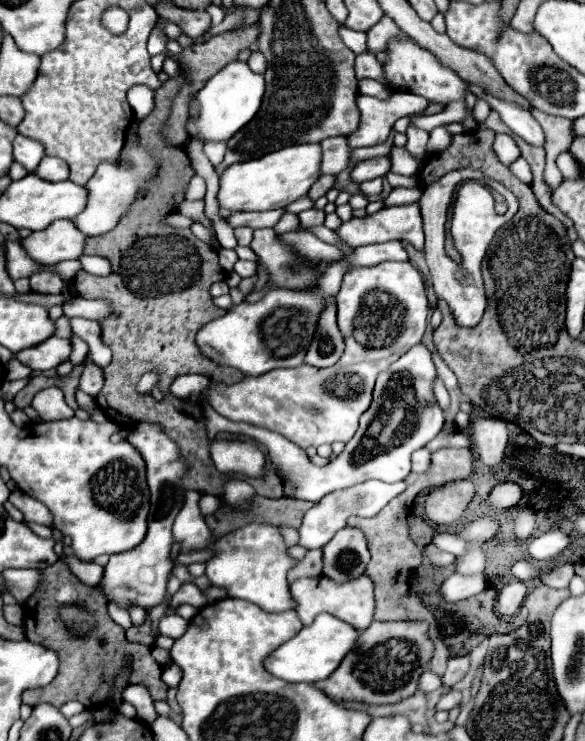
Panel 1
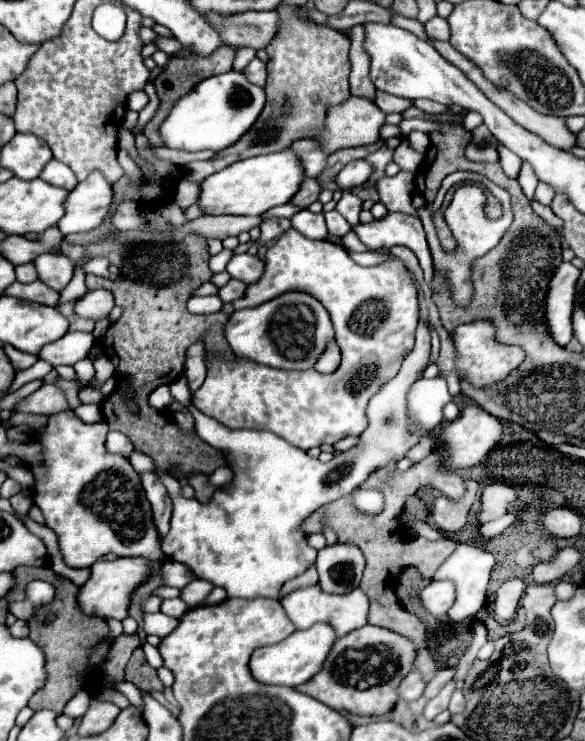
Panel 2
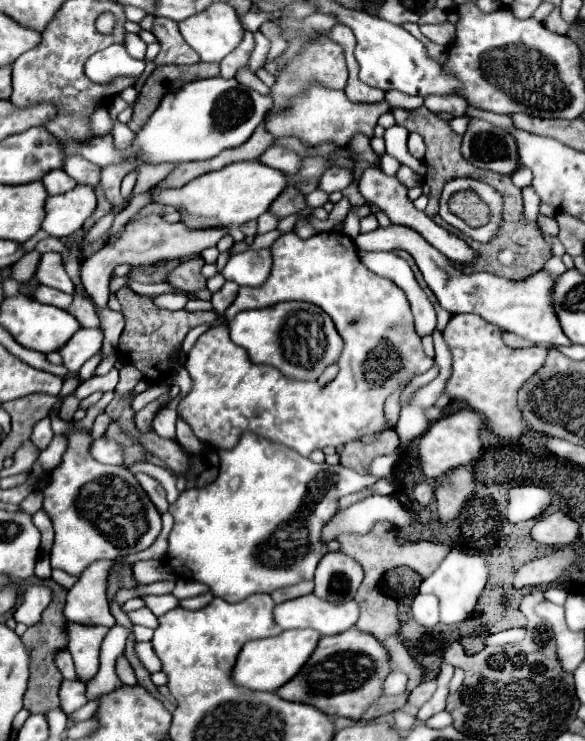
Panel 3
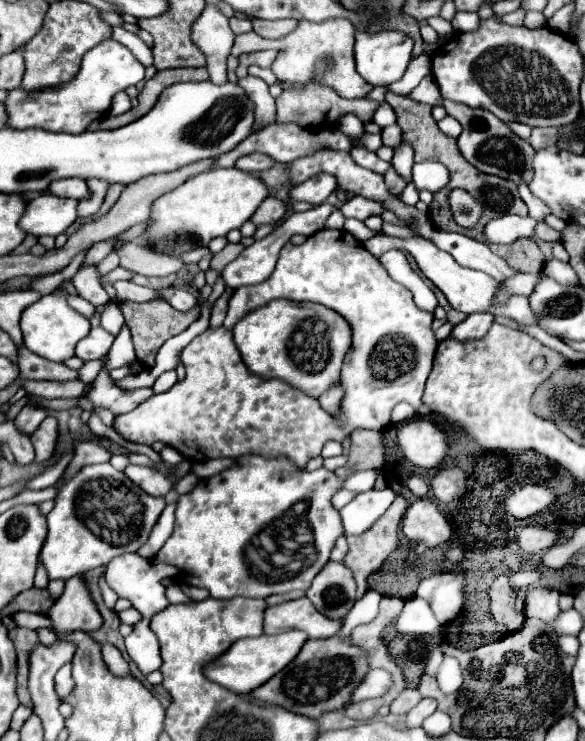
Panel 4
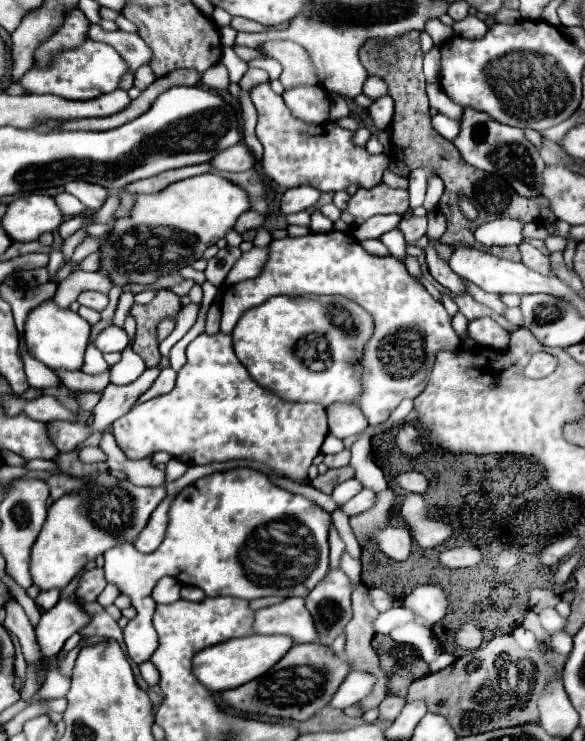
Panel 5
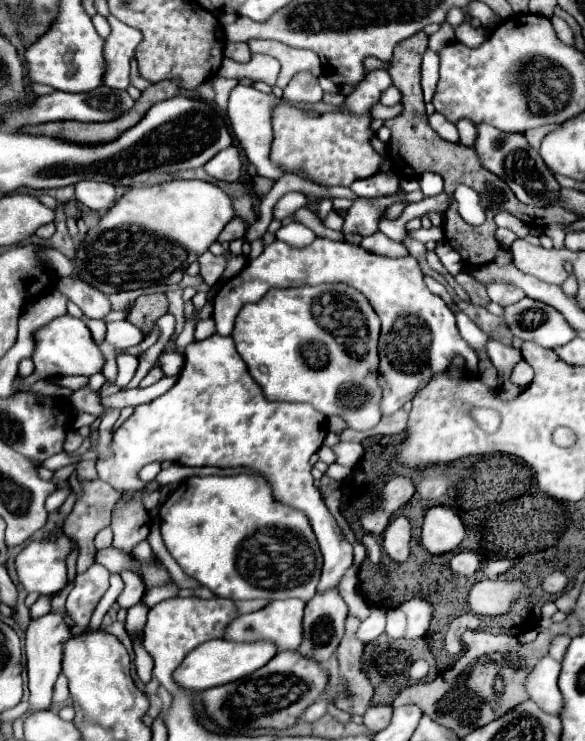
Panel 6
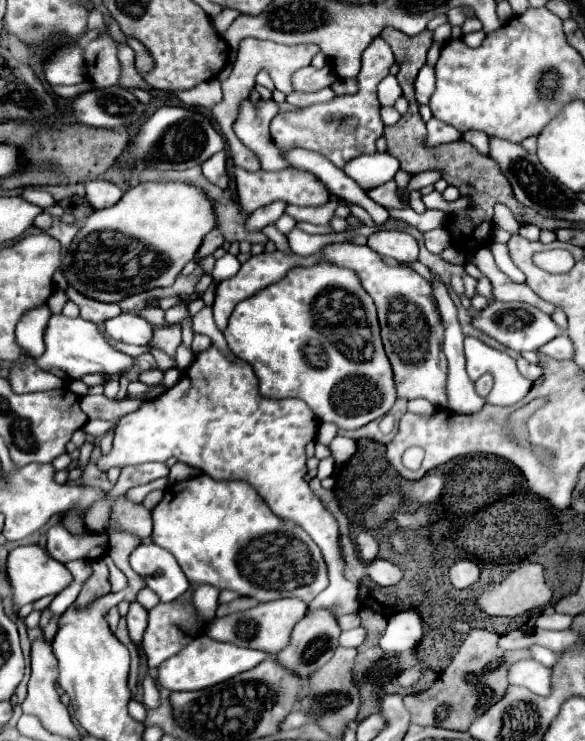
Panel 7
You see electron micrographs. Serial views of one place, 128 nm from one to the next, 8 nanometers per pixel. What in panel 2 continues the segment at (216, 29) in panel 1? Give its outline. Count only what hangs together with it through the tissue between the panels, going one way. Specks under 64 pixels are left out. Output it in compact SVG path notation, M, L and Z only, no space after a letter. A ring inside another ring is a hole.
M158 36L158 38L154 40L154 43L158 49L166 52L169 56L172 56L175 52L180 50L187 50L187 48L175 38L167 39L163 36Z

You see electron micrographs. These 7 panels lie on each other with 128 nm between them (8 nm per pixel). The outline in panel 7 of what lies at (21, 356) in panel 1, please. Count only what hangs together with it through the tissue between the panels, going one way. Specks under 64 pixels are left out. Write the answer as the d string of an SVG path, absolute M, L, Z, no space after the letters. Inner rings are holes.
M120 314L112 320L108 320L104 326L106 326L106 332L120 342L146 342L146 344L150 344L150 340L152 340L152 324L148 324L140 316Z

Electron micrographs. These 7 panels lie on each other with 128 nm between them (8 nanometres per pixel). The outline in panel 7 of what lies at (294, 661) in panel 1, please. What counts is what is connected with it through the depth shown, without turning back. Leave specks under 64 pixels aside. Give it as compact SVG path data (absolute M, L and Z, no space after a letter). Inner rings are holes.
M204 634L158 668L158 682L160 682L160 686L164 686L168 690L202 690L202 688L220 684L224 680L230 680L232 676L258 666L266 658L268 658L268 652L240 648L230 642L218 642Z

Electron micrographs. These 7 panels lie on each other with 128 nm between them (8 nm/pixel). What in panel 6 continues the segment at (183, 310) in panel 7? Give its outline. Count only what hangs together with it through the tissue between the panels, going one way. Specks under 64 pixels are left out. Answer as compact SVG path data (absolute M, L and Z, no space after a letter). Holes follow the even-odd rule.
M154 328L152 332L144 338L144 340L138 344L136 347L130 347L125 350L125 353L138 357L143 352L145 352L148 348L156 343L160 335L159 328Z

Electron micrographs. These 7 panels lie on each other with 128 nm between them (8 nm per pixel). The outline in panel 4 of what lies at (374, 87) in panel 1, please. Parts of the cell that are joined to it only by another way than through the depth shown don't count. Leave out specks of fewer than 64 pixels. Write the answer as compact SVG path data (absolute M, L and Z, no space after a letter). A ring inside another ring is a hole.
M424 76L422 82L408 94L410 100L420 102L420 104L430 104L430 106L438 106L440 104L440 92L438 86L434 82L432 76Z

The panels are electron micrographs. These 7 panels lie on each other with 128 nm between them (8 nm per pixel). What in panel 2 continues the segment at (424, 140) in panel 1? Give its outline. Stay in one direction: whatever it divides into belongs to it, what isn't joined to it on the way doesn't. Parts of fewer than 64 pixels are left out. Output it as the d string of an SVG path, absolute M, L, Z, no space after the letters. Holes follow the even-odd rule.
M404 138L402 144L394 150L394 162L396 162L402 170L416 172L416 168L418 168L420 162L422 162L422 154L412 148L412 144L410 144L408 138Z

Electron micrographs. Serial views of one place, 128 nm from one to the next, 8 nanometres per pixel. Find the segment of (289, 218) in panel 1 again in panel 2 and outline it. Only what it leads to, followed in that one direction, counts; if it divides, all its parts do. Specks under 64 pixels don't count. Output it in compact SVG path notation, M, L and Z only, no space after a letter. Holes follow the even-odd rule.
M270 218L262 222L260 225L260 238L258 243L258 257L266 263L267 242L278 236L292 227L290 219L286 218Z

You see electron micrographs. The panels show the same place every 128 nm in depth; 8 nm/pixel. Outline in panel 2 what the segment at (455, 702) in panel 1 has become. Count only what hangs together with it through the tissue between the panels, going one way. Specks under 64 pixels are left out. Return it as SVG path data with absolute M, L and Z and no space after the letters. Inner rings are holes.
M450 682L450 684L446 684L446 686L442 688L442 692L440 692L436 698L432 698L432 700L428 702L428 706L426 706L426 710L424 710L426 720L434 720L436 714L440 714L440 712L444 712L444 710L448 708L448 702L450 702L450 696L452 696L454 690L456 690L456 686L454 686L454 682Z

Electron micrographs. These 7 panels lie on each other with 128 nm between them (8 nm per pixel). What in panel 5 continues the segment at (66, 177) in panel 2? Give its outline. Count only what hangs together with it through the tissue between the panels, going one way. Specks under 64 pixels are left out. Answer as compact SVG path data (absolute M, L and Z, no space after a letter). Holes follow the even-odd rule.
M74 180L74 182L64 184L64 190L68 194L76 196L90 210L98 210L106 202L106 196L108 196L108 190L104 190L96 184L90 184L90 182L82 182L82 180Z

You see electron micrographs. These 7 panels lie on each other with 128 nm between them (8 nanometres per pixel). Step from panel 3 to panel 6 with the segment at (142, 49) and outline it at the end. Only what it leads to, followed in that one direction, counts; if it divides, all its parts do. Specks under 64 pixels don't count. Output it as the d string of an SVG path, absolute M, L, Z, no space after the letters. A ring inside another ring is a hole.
M108 18L112 32L106 38L106 60L108 74L104 76L104 84L108 88L126 90L130 86L130 60L134 58L134 50L142 40L142 34L136 28L126 26L116 18Z

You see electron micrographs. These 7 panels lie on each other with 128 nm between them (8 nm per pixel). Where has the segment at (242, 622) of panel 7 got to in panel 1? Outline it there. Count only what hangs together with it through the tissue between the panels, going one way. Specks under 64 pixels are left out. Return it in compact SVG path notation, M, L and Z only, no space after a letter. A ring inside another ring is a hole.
M362 574L348 582L334 582L328 576L314 576L314 578L298 578L290 584L290 592L296 600L296 612L304 626L312 624L312 620L320 612L328 612L348 624L352 624L358 630L366 630L370 622L374 620L374 582L370 576Z

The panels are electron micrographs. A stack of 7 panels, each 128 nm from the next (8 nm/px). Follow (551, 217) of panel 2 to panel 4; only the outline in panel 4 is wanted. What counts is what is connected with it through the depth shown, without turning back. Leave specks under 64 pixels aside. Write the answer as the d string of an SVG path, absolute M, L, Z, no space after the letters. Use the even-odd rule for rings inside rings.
M540 222L540 224L536 226L536 238L540 238L540 240L552 240L552 242L556 242L556 240L560 238L560 232L556 232L554 228L550 228L546 222Z

